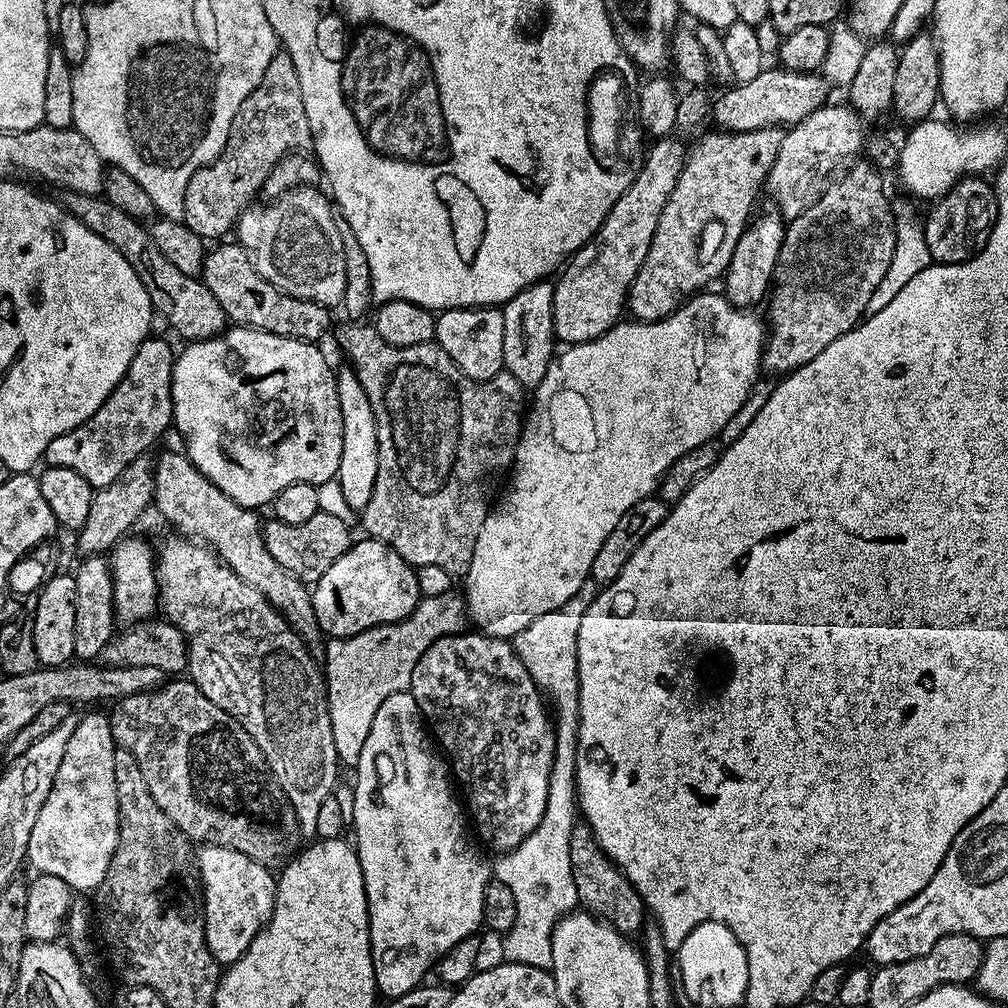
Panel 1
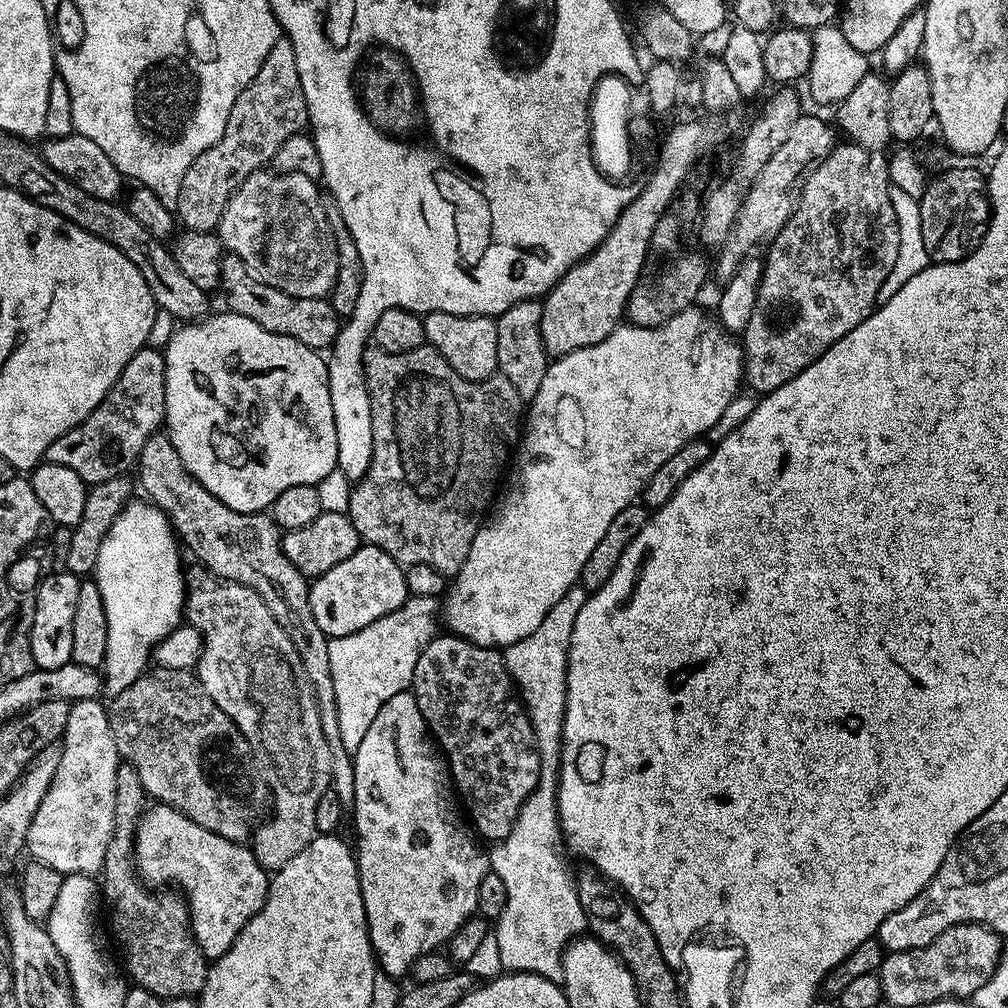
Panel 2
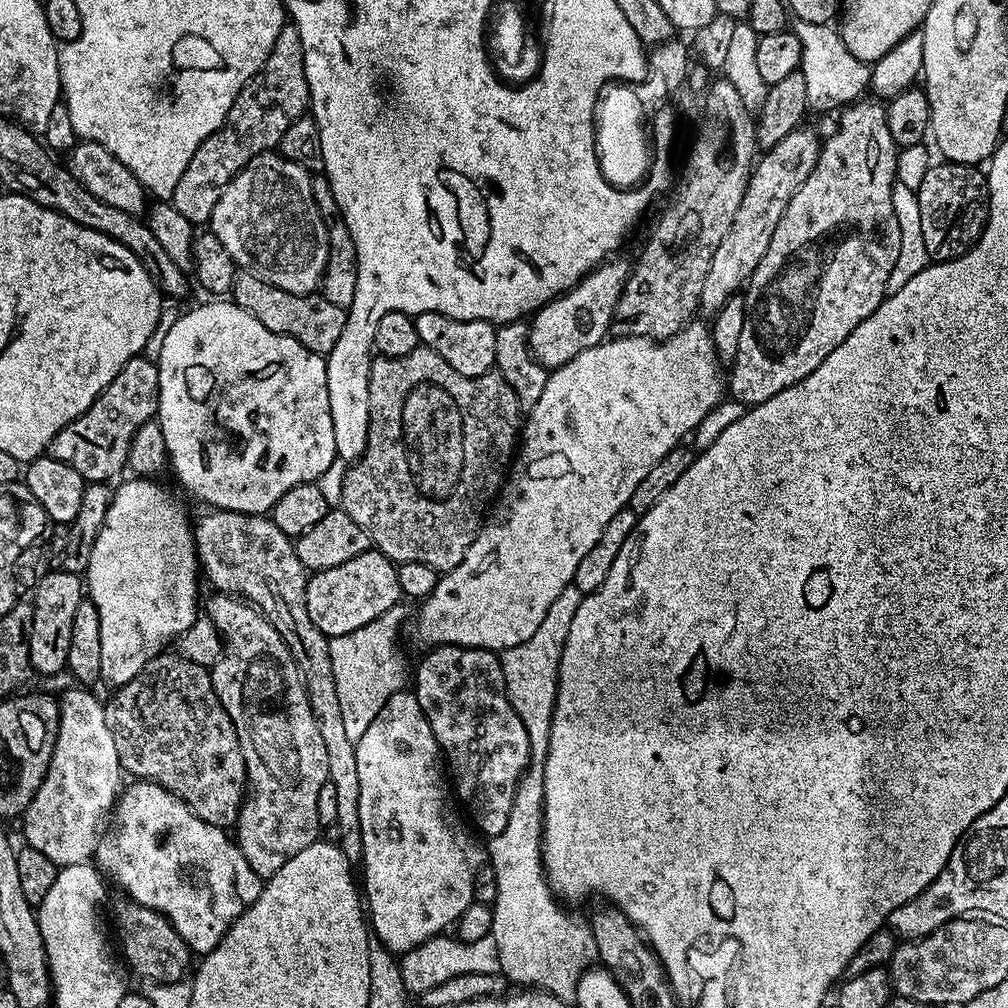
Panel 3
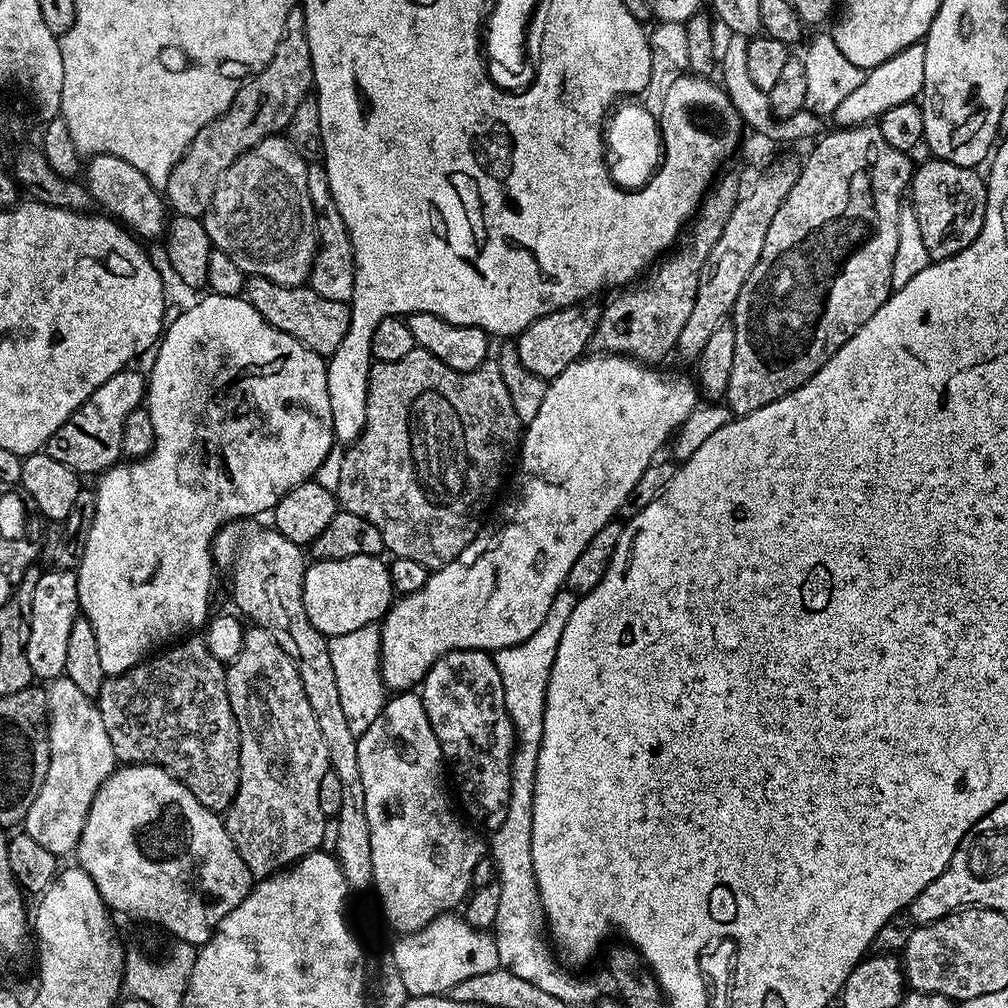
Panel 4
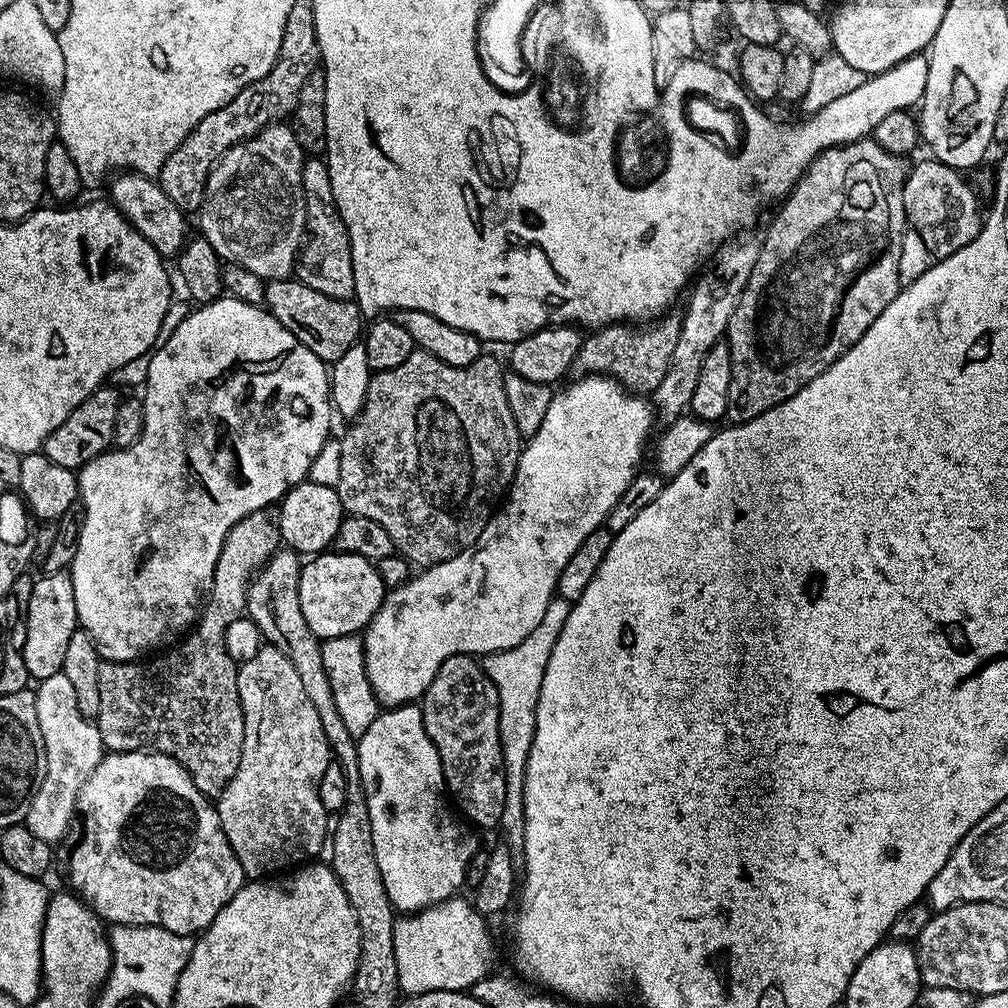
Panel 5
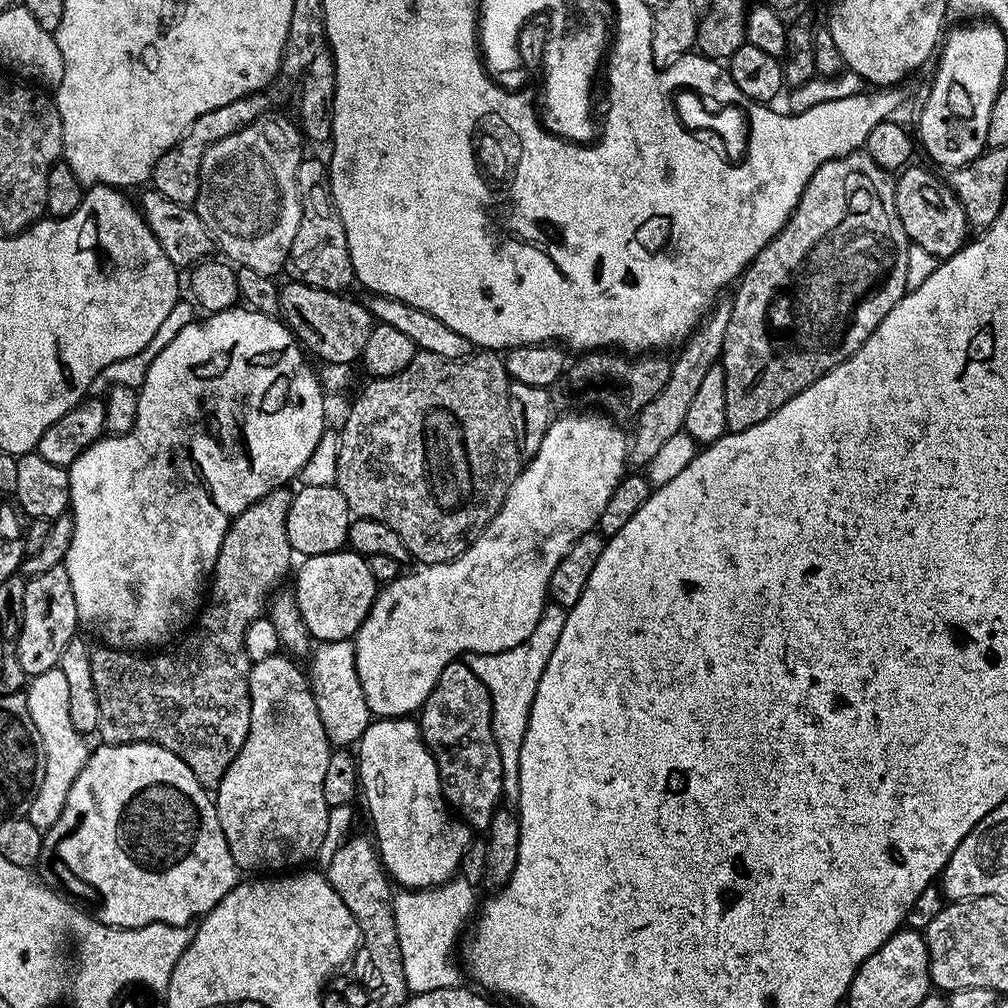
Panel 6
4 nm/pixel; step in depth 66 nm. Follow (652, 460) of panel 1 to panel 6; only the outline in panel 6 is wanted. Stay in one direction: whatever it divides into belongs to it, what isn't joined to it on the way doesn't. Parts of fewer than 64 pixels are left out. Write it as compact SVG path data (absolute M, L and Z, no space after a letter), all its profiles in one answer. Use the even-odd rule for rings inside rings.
M607 414L599 415L557 415L552 423L548 425L546 434L542 438L542 446L538 446L536 453L530 457L527 463L521 467L520 473L516 475L516 480L510 486L504 504L500 507L500 513L480 531L479 538L464 553L450 562L425 564L417 567L417 572L405 571L399 578L383 585L377 591L374 602L354 637L358 682L362 682L362 694L366 694L366 706L371 710L373 717L391 718L393 716L402 716L408 718L419 713L420 709L424 707L430 690L434 690L434 686L438 682L438 674L442 674L442 670L447 664L453 663L453 661L465 654L510 650L514 646L526 642L526 638L530 638L534 626L538 626L538 618L542 614L544 605L549 603L548 583L550 582L550 574L554 574L554 566L558 566L558 562L562 562L562 558L566 558L570 546L578 538L582 538L582 534L593 531L599 525L602 509L606 506L606 502L610 502L610 494L614 494L614 486L618 486L618 482L624 479L626 475L624 464L629 463L629 437L626 432L624 436L623 430L620 429L623 427L613 417Z

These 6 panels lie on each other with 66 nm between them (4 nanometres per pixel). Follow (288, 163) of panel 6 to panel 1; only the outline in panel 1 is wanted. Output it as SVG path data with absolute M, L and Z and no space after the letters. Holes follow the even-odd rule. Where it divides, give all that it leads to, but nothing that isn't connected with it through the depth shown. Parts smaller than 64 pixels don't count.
M316 186L294 188L291 192L269 199L268 204L253 202L240 215L234 229L235 239L242 249L243 255L250 258L254 270L266 278L278 290L290 294L294 298L302 298L310 302L318 302L329 310L343 305L346 290L346 254L342 254L342 238L338 238L338 230L334 226L334 204L327 195L320 193Z

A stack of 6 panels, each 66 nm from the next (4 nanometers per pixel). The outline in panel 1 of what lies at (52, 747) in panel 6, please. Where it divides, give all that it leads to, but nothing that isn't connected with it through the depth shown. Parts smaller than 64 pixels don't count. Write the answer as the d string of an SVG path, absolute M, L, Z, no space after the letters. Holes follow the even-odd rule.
M96 710L89 712L92 712L89 716L80 716L78 726L74 726L74 734L70 734L70 742L66 742L66 755L62 758L62 766L58 766L58 778L54 778L54 786L50 786L50 794L30 833L27 859L29 865L36 867L37 873L54 874L54 878L62 878L62 882L66 882L77 893L91 893L99 888L102 878L106 878L110 858L114 858L114 850L118 846L120 829L118 798L114 794L116 739L112 737L108 716L99 716Z

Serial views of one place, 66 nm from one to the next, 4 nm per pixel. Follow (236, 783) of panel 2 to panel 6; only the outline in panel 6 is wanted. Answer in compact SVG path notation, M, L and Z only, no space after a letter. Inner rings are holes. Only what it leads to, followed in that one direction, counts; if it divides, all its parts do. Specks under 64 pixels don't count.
M287 487L275 488L274 491L268 492L260 500L255 500L249 508L234 517L232 524L222 538L222 546L218 550L216 566L210 577L210 595L207 597L206 603L201 607L194 627L183 637L183 640L185 640L181 648L176 648L173 652L160 650L155 654L137 654L132 650L121 650L107 646L92 648L92 653L90 654L90 674L94 674L94 694L98 694L98 736L101 736L99 739L103 743L157 744L174 754L178 754L178 758L182 758L182 762L186 762L186 766L190 766L190 770L194 770L194 778L198 778L198 782L204 785L205 788L212 790L219 784L222 777L226 774L230 762L234 762L238 750L242 750L242 746L246 742L246 734L250 730L250 690L248 689L250 661L246 654L244 635L250 626L250 622L261 619L270 597L283 585L280 583L283 582L284 575L288 572L288 567L290 567L289 572L293 567L292 559L294 559L294 553L286 534L286 518L290 514L293 493L288 491Z

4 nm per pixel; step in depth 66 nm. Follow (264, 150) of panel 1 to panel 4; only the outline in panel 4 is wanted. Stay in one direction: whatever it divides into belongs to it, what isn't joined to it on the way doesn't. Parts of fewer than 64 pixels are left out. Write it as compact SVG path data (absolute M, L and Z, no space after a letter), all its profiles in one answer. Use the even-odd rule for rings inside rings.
M293 6L286 14L282 38L274 46L274 58L255 76L240 85L234 102L214 122L202 126L190 142L184 157L177 162L168 179L166 203L177 216L203 217L212 207L214 190L224 171L246 150L258 146L267 136L283 133L288 127L294 110L309 99L313 91L310 42L306 38L304 9Z

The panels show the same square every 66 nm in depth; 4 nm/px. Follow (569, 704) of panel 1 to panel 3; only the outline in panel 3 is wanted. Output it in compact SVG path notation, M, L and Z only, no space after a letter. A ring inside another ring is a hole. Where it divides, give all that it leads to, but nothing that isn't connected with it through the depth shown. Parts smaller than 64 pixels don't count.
M569 586L554 598L542 626L518 646L510 646L499 653L502 666L502 678L506 682L506 694L514 714L522 718L526 726L526 738L530 738L530 758L518 790L514 794L514 806L510 806L510 819L502 834L491 837L486 844L486 860L492 865L494 878L498 878L498 898L490 905L492 909L492 937L494 946L498 946L500 975L508 979L509 985L523 986L528 990L539 990L554 994L565 1006L576 1003L578 982L589 967L588 959L596 956L596 943L591 923L579 920L567 912L551 886L548 875L544 873L544 763L550 750L550 726L554 718L554 702L558 690L558 670L562 662L562 650L566 646L566 634L570 634L570 622L574 622L574 610L578 610L582 594L575 586Z

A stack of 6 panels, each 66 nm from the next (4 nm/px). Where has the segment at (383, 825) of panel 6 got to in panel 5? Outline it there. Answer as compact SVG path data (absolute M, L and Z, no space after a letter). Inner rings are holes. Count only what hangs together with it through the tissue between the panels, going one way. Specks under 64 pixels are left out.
M413 702L381 711L370 722L370 730L358 738L356 749L358 770L370 806L370 830L374 830L374 858L378 858L382 886L386 886L393 909L400 914L421 912L457 895L460 887L465 887L470 858L478 851L477 833L453 811L446 799L442 762L434 742L430 742L430 734L426 734L420 704Z

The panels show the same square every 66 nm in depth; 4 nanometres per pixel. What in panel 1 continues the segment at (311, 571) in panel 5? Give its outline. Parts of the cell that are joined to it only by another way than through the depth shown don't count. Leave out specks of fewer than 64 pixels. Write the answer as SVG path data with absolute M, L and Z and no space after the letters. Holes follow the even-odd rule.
M357 539L311 589L321 633L332 638L353 636L379 624L407 620L421 598L416 568L407 564L389 544L363 539Z

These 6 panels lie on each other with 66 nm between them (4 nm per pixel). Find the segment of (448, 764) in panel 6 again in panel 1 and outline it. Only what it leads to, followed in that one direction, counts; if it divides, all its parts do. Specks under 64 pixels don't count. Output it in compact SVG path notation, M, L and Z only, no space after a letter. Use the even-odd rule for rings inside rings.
M465 630L465 631L463 631L463 632L461 632L461 633L459 633L459 634L457 634L457 635L454 635L454 636L443 636L443 637L442 637L442 638L438 638L438 642L434 642L434 646L430 646L430 650L426 650L426 654L422 654L422 655L421 655L421 656L420 656L420 657L419 657L419 658L418 658L418 666L414 666L414 674L413 674L413 675L412 675L412 687L411 687L411 689L410 689L410 691L411 691L411 693L412 693L412 697L413 697L413 698L414 698L414 702L418 702L418 706L419 706L419 707L420 707L420 712L421 712L421 713L422 713L422 714L423 714L423 715L424 715L424 718L425 718L425 721L426 721L426 724L427 724L427 727L428 727L428 728L429 728L429 729L430 729L430 732L431 732L431 735L432 735L432 736L433 736L433 737L434 737L434 740L435 740L435 743L436 743L436 744L437 744L437 745L439 745L439 747L440 747L440 748L441 748L441 749L442 749L442 752L443 752L443 755L444 755L444 756L445 756L445 757L446 757L446 759L447 759L447 761L448 761L448 763L449 763L449 765L450 765L450 772L451 772L451 775L452 775L452 776L453 776L453 777L454 777L454 780L455 780L455 783L456 783L456 784L457 784L457 785L458 785L458 788L459 788L459 791L460 791L460 792L461 792L461 793L462 793L462 800L463 800L463 803L464 803L464 804L465 804L465 805L466 805L466 812L467 812L467 815L468 815L468 816L469 816L469 817L470 817L470 820L471 820L471 823L472 823L472 824L473 824L473 825L474 825L474 832L475 832L475 835L476 835L476 836L477 836L477 837L479 837L479 839L480 839L480 840L481 840L481 841L483 841L483 840L482 840L482 839L484 839L484 840L485 840L485 842L486 842L486 843L488 843L488 844L489 844L489 846L490 846L490 847L492 847L492 848L493 848L493 850L494 850L494 851L493 851L493 853L496 853L496 854L499 854L499 853L501 853L501 852L509 852L509 851L510 851L510 849L512 849L512 848L513 848L513 847L514 847L514 846L518 846L518 842L522 842L522 841L523 841L523 840L525 840L525 838L527 838L527 837L528 837L528 835L529 835L529 834L530 834L530 833L531 833L531 832L532 832L532 831L533 831L533 830L534 830L534 826L538 826L538 822L542 822L542 814L543 814L543 813L544 813L544 811L545 811L545 810L546 810L546 794L547 794L547 793L548 793L548 791L549 791L549 790L550 790L550 774L551 774L551 773L552 773L552 763L553 763L553 762L554 762L554 746L555 746L555 745L556 745L556 729L555 729L555 727L554 727L554 724L553 724L553 721L552 721L552 720L551 720L551 719L550 719L550 708L549 708L549 705L548 705L548 704L547 704L547 703L546 703L546 700L545 700L545 697L544 697L544 696L543 696L543 695L542 695L542 693L541 693L541 691L540 691L540 688L539 688L539 686L537 686L537 685L536 685L536 683L535 683L535 682L534 682L534 678L530 678L530 674L526 674L526 666L522 666L522 658L518 658L518 654L517 654L517 653L516 653L516 650L515 650L515 648L513 648L513 647L512 647L512 645L511 645L511 643L509 643L509 641L508 641L508 640L507 640L507 639L504 639L504 638L501 638L501 637L499 637L499 636L486 636L486 635L484 635L484 633L483 633L483 632L481 632L481 631L479 631L479 630Z

